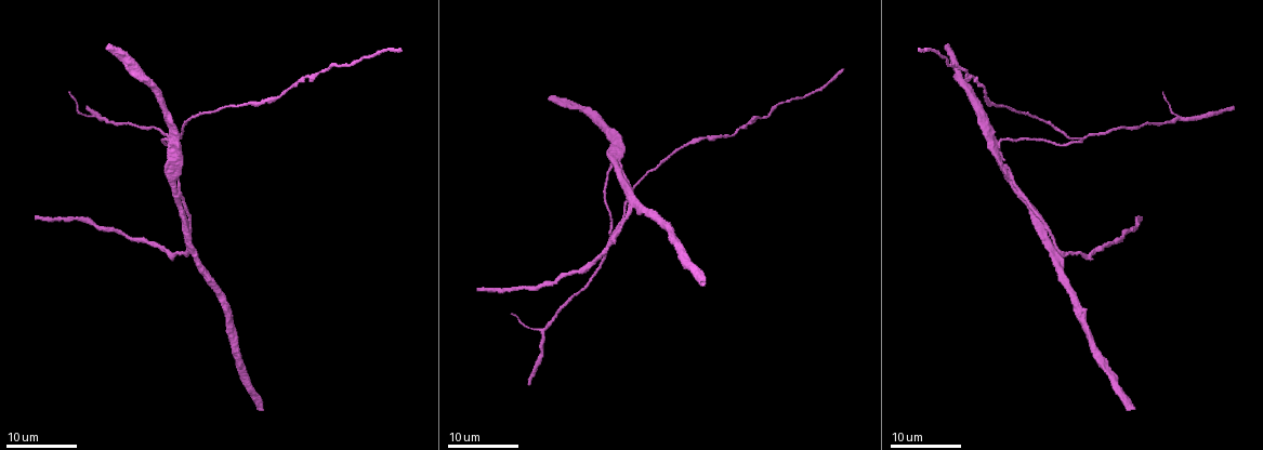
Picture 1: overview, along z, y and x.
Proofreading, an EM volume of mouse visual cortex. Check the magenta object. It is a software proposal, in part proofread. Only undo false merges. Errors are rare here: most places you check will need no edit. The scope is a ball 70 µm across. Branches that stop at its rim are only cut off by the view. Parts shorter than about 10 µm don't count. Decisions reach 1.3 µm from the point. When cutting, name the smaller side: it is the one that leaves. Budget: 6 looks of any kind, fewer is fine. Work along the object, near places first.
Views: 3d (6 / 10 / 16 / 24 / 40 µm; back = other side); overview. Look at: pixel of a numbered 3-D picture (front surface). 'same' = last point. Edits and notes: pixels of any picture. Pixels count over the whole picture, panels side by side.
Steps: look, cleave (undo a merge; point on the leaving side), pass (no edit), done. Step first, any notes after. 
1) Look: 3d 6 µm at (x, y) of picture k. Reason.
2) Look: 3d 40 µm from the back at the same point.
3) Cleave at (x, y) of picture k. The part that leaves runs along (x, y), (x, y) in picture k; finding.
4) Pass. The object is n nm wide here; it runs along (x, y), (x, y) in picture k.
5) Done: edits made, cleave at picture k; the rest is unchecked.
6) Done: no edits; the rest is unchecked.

Look: 3d 24 µm at (1000, 139) of picture 1.

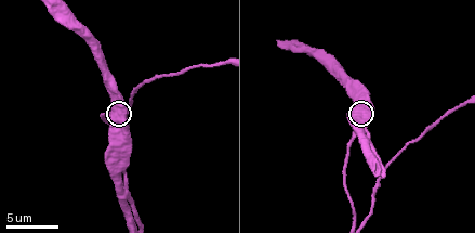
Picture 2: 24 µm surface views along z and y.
Look: 3d 6 µm at the same point.

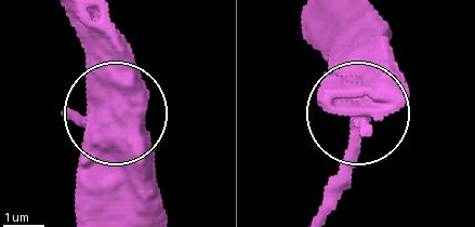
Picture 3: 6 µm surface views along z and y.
Pass. The side arm is 20 µm long; one neuron here.

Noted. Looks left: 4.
Look: 3d 24 µm at (1079, 140) of picture 1.

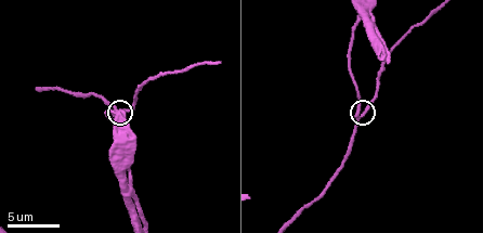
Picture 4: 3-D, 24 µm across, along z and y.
Look: 3d 6 µm at (363, 115) of picture 4. Closer look.

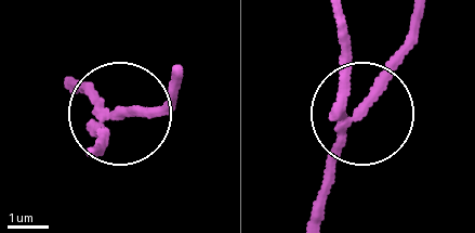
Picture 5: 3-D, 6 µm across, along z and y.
Cleave at (143, 113) of picture 5. 3 arms meet here; the part that leaves runs along (109, 111), (158, 111), (172, 79) in picture 5; a second neuron is stuck on.

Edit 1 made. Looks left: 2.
Look: 3d 24 µm at (1056, 253) of picture 1.

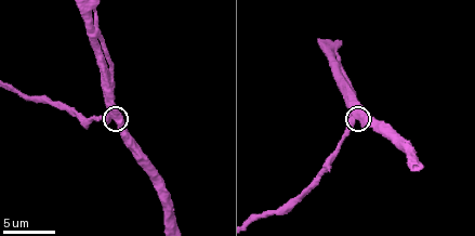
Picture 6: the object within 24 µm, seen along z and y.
Look: 3d 10 µm at (358, 118) of picture 6. Zoom in.

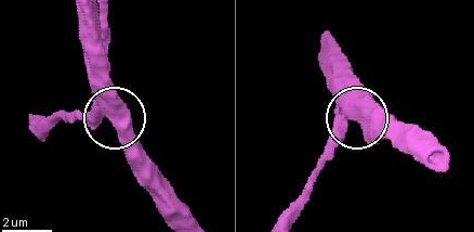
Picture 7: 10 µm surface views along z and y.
Pass. The side arm is 29 µm long; continuous, no second neuron.

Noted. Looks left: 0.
Done: edits made, cleave at picture 5; the rest is unchecked.

